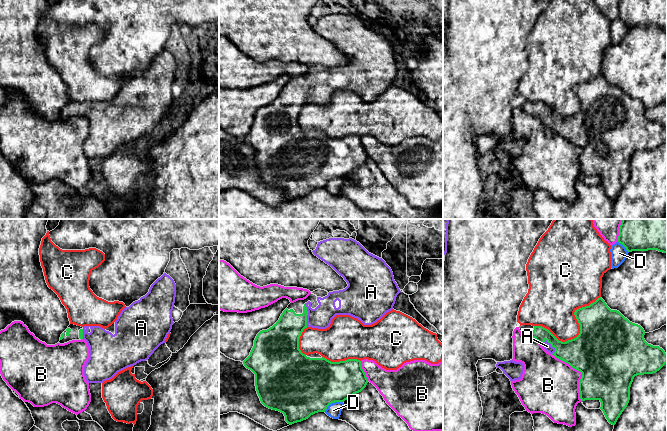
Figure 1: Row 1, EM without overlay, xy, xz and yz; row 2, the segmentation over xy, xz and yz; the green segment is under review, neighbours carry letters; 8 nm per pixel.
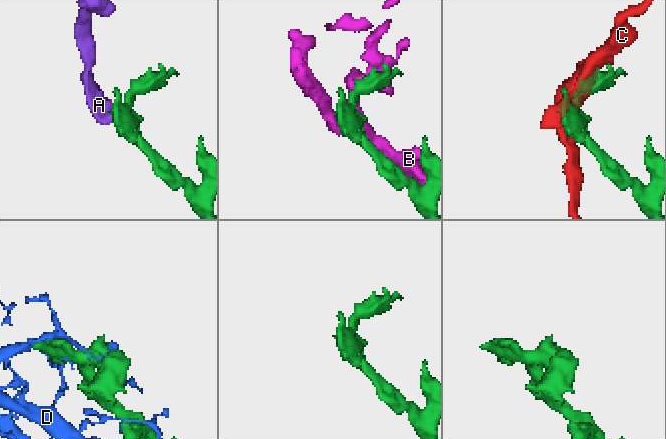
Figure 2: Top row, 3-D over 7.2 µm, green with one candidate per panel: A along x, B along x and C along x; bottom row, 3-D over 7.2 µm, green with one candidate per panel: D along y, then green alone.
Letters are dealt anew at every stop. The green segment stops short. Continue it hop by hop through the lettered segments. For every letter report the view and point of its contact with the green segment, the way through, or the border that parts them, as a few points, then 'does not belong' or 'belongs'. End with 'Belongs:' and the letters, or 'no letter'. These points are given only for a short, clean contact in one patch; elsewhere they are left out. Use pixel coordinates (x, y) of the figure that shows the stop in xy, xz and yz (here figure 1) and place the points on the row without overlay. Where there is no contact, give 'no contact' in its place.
A: contact xz (307, 90); way xz (284, 111), (307, 90), (320, 93); belongs
B: contact yz (580, 147); does not belong
C: contact yz (580, 108); does not belong
D: contact xz (332, 178); does not belong
Belongs: A

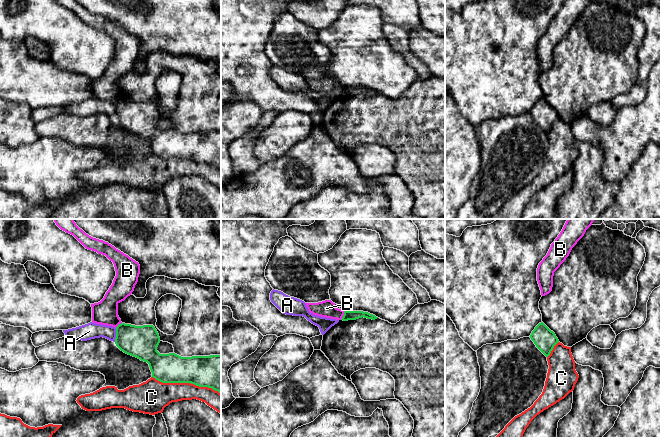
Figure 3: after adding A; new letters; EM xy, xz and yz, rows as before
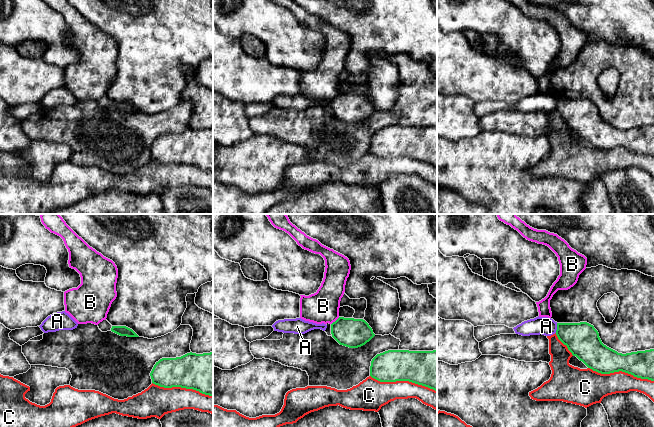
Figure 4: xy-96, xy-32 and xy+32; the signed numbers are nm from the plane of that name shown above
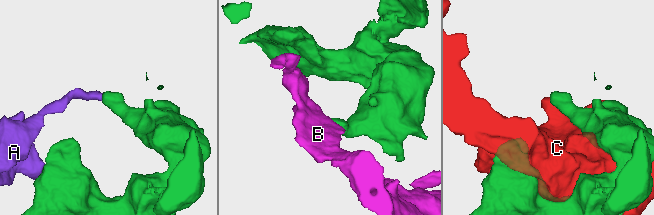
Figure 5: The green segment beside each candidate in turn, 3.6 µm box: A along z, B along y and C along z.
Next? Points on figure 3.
A: contact xy (116, 111); border xy (116, 104), (114, 117); does not belong
B: contact xz (343, 91); border xz (344, 87), (340, 95); does not belong
C: contact xy (186, 158); does not belong
Belongs: no letter

